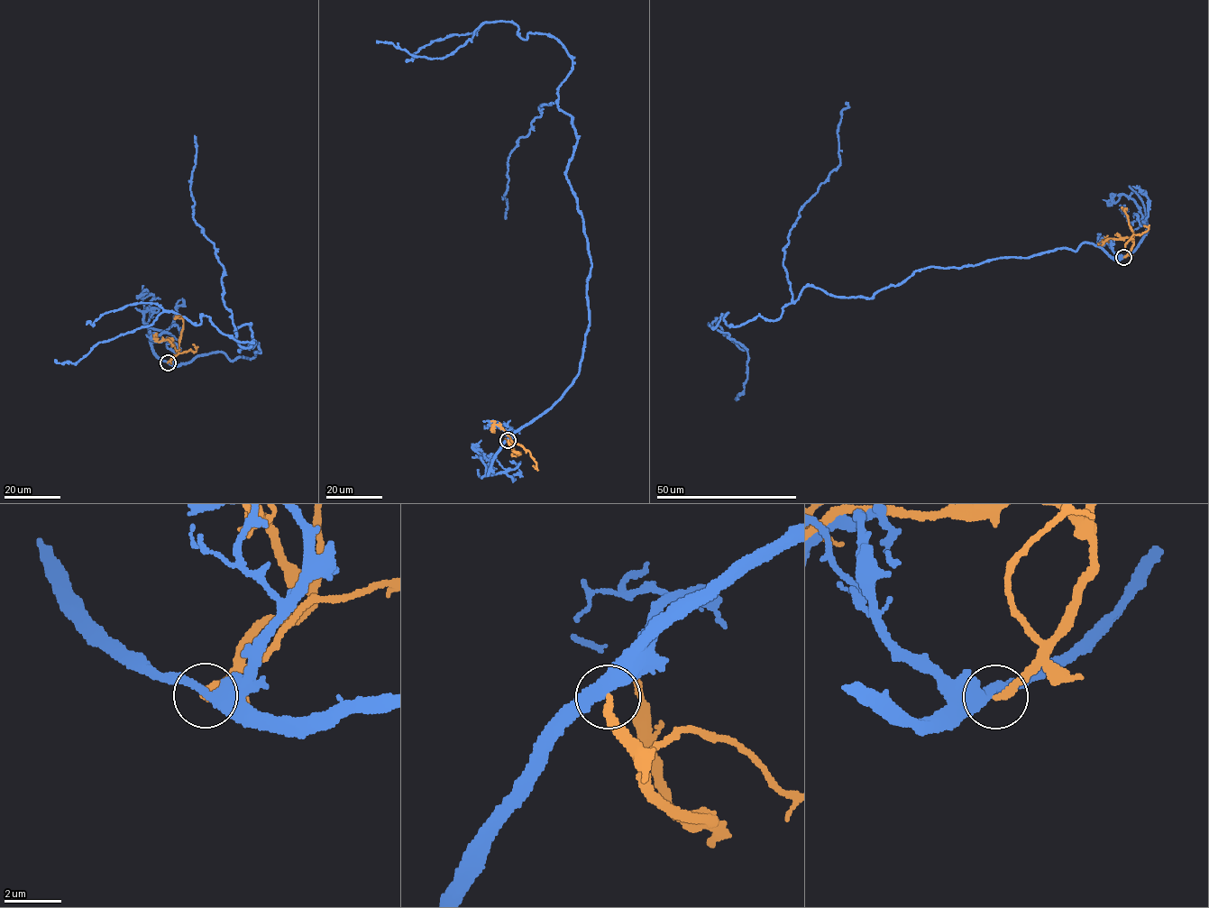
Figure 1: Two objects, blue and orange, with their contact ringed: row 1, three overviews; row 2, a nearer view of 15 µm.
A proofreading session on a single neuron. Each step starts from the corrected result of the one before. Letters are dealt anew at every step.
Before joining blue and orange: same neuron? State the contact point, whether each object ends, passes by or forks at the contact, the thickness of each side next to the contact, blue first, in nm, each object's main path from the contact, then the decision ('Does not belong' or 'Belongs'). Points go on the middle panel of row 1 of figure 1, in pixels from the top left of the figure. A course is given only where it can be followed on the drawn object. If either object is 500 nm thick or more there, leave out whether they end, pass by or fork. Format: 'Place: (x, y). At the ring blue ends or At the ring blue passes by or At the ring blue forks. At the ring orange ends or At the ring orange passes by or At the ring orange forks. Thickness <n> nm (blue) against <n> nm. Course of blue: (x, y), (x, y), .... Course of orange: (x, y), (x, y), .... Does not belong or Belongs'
Place: (508, 440). At the ring blue passes by. At the ring orange ends. Thickness 400 nm (blue) against 260 nm. Course of blue: (508, 440), (571, 385), (589, 324), (576, 130), (558, 105), (572, 59), (502, 21), (441, 58), (376, 41). Course of orange: (508, 440), (512, 450), (517, 453), (513, 451), (511, 438), (497, 424), (492, 427), (494, 433). Does not belong

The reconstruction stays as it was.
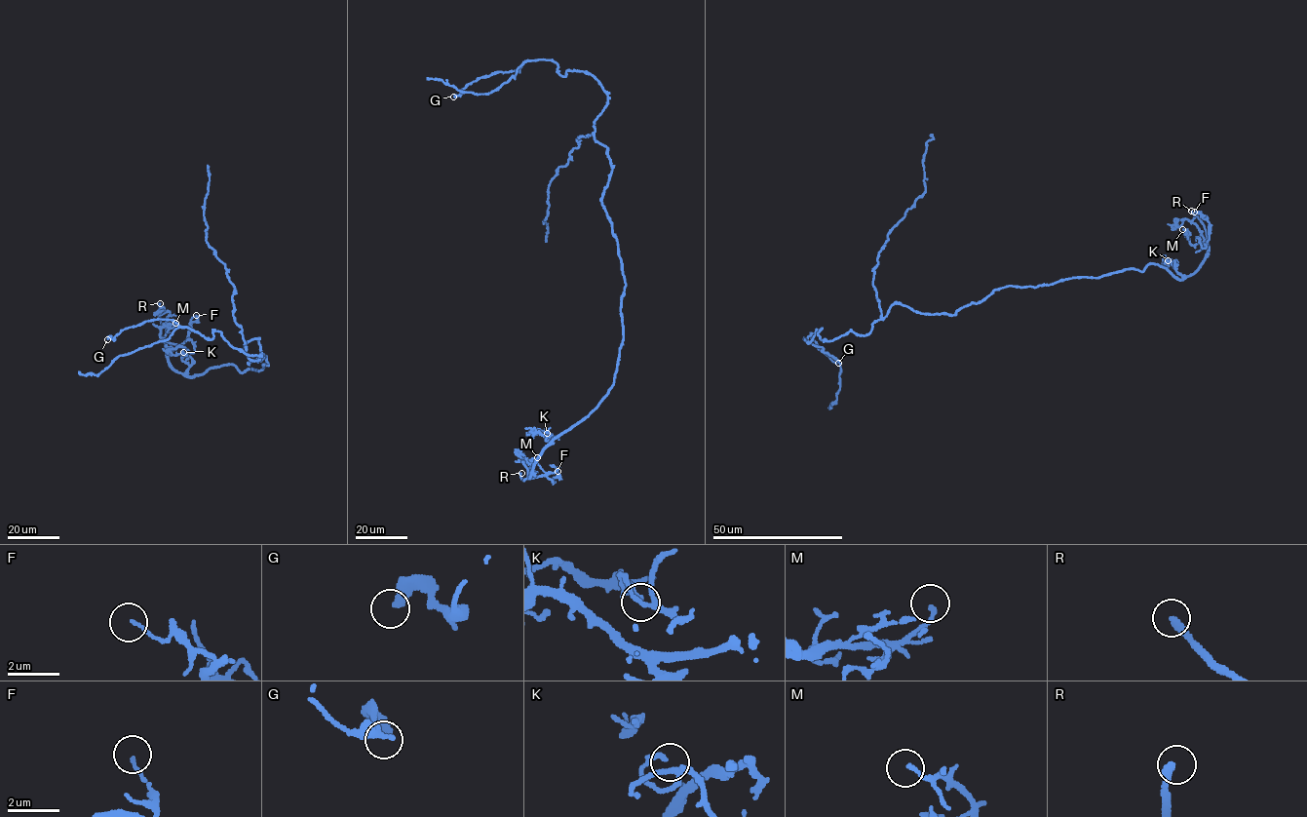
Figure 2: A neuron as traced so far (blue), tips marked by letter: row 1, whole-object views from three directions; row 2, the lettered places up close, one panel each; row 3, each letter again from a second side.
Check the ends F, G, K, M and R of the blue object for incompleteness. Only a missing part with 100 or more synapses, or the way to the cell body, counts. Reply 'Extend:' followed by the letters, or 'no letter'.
Extend: R

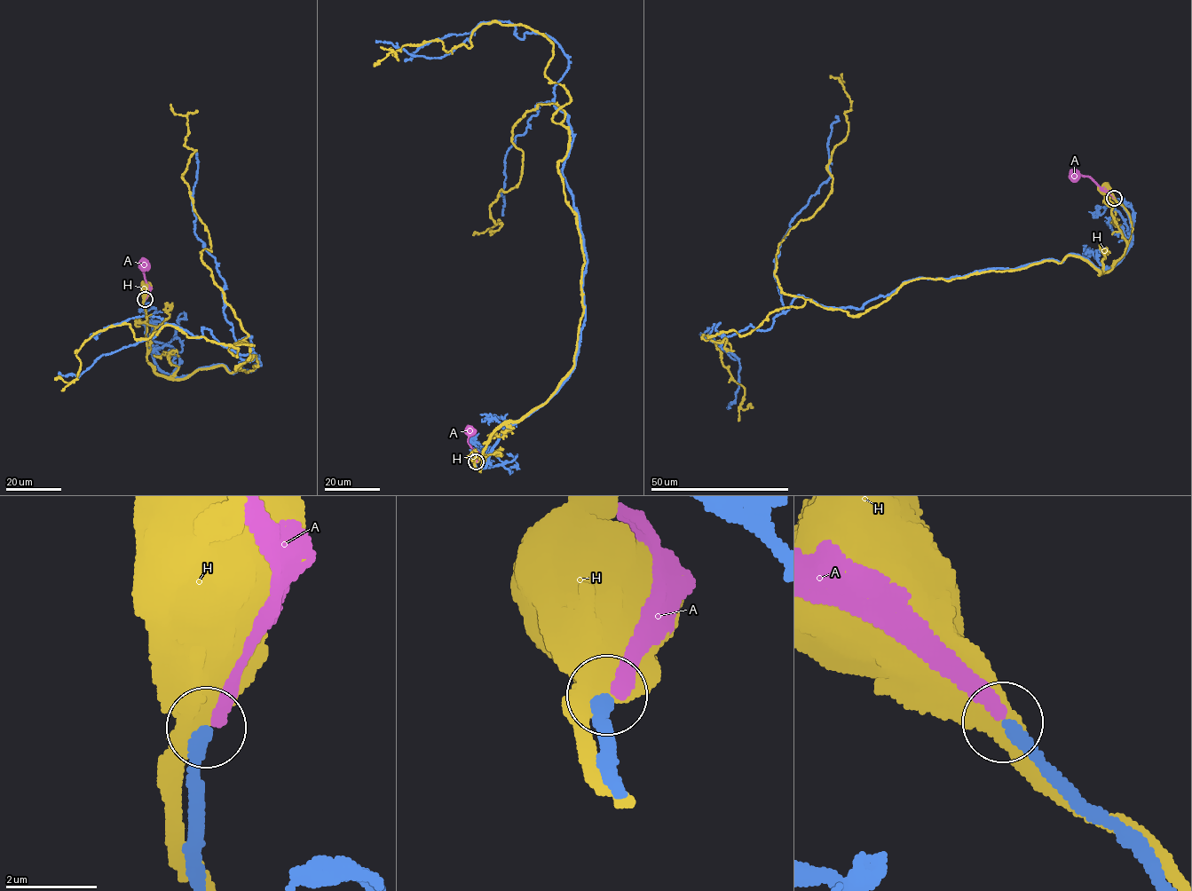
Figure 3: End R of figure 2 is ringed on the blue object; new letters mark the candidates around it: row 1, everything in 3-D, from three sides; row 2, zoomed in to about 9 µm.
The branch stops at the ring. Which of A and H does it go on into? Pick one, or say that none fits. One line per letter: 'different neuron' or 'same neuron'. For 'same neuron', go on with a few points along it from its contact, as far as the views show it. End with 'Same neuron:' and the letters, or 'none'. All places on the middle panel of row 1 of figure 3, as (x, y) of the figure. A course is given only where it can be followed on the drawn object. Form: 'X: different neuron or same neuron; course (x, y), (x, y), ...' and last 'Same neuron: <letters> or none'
A: different neuron
H: different neuron
Same neuron: none

